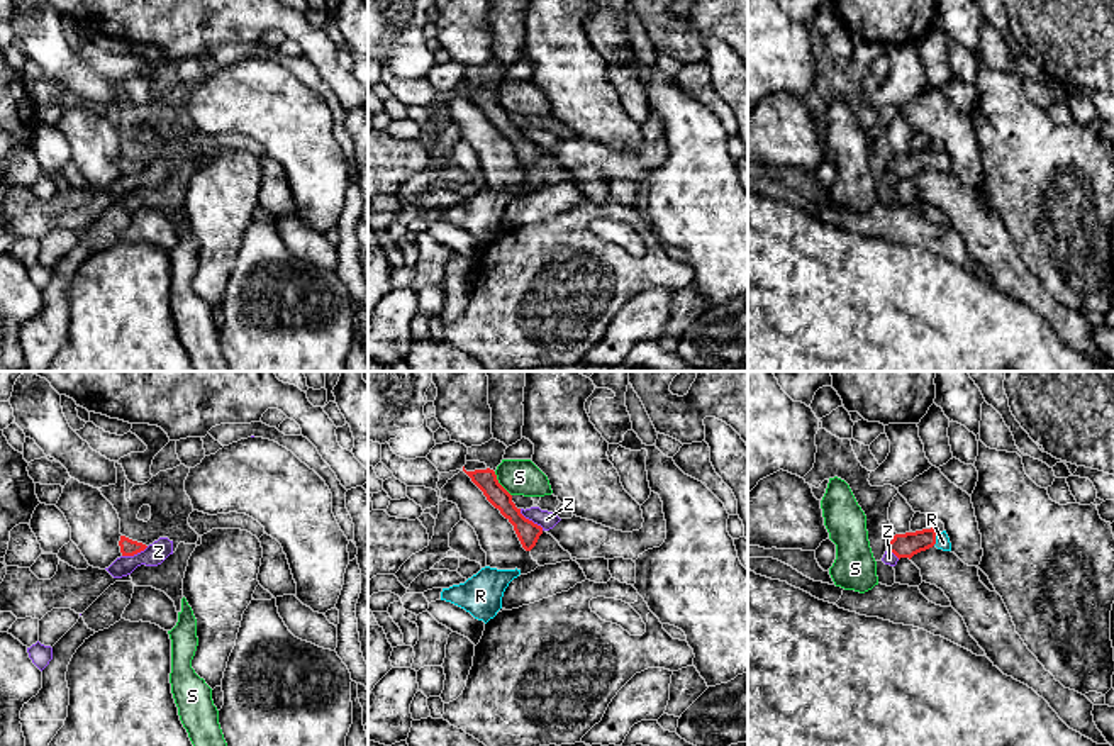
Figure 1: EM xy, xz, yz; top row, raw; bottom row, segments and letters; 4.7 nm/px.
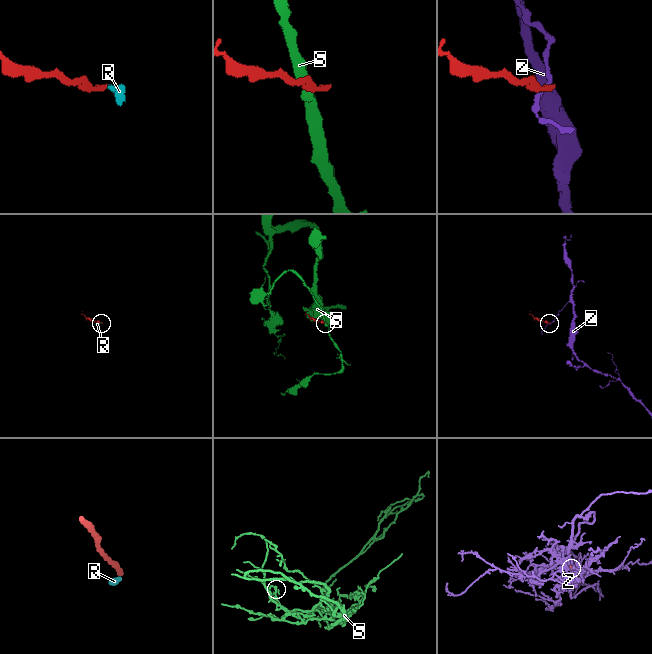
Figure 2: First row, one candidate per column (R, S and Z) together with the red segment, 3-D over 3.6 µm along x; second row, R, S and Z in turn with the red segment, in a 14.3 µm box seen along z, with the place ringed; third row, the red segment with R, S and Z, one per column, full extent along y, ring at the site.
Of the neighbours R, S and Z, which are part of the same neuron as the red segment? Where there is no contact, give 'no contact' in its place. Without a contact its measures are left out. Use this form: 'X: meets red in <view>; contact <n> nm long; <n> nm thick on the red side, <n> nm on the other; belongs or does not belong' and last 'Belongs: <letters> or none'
R: meets red in yz; contact 70 nm long; 120 nm thick on the red side, 70 nm on the other; belongs
S: meets red in xz; contact 150 nm long; 100 nm thick on the red side, 180 nm on the other; does not belong
Z: meets red in xz; contact 160 nm long; 110 nm thick on the red side, 80 nm on the other; does not belong
Belongs: R

